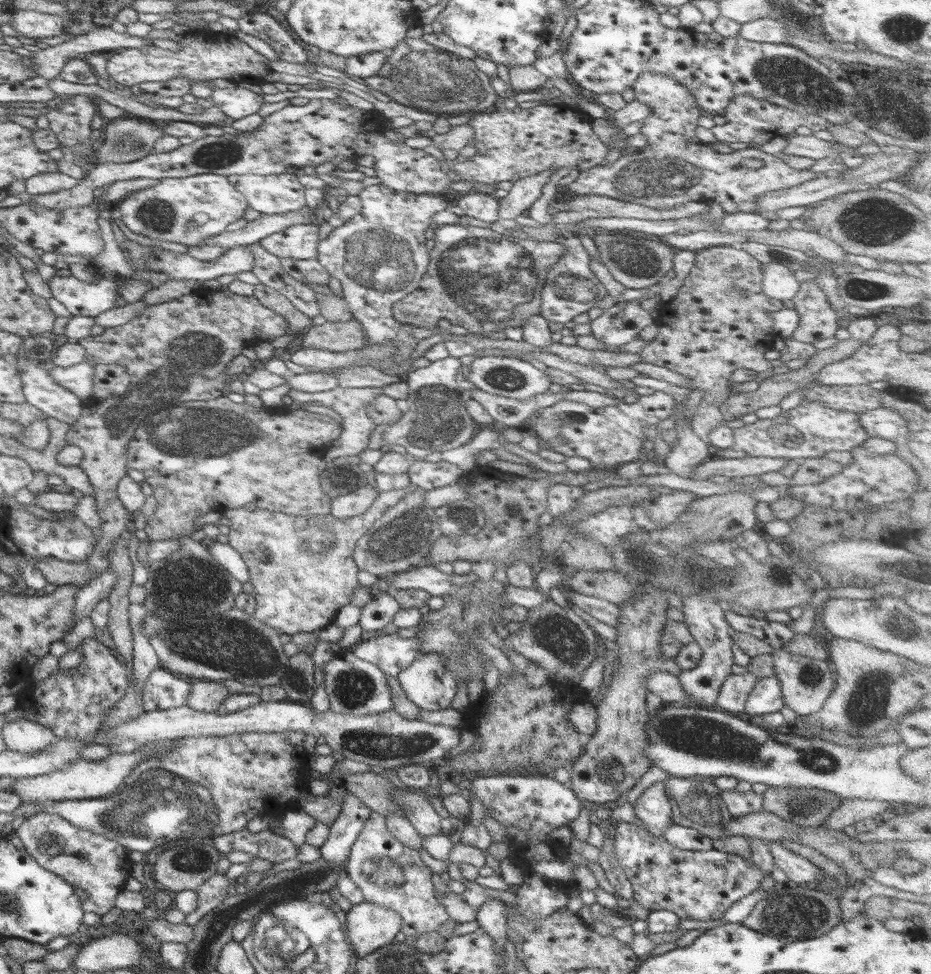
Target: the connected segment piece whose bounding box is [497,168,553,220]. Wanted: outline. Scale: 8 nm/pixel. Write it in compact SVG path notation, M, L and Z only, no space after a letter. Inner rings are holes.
M551 168L541 170L533 176L515 180L511 188L507 191L507 195L498 199L499 209L497 209L498 220L512 220L515 216L519 216L529 206L539 198L541 187L549 180L549 176L553 173Z

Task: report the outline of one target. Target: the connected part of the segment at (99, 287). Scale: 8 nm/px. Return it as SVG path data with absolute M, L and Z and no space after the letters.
M54 275L48 281L51 297L65 307L70 317L95 319L101 312L115 308L113 303L117 297L116 281L124 282L128 278L116 280L94 275L95 280L90 284L76 280L71 275L66 278Z

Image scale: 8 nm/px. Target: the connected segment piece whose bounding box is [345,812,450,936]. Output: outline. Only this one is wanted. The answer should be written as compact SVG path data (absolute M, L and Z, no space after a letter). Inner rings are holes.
M371 812L369 818L364 820L363 828L359 830L357 838L350 849L350 854L346 862L345 872L351 882L362 892L365 902L371 902L375 906L383 906L387 910L397 912L401 918L400 931L405 935L416 936L433 932L443 922L449 922L449 915L441 901L437 900L433 894L431 871L421 862L418 851L402 846L394 837L387 832L385 818L377 812Z

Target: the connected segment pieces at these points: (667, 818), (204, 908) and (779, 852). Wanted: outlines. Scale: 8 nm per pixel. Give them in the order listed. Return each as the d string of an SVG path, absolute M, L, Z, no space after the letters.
M664 782L652 783L635 800L633 810L635 818L641 822L641 828L651 837L662 838L665 828L671 825L673 811L664 792Z
M215 873L211 878L207 878L197 890L197 906L193 912L184 915L183 923L193 926L207 911L217 908L221 900L227 896L229 880L224 874Z
M775 841L769 842L768 850L774 861L774 866L781 869L788 881L795 885L811 887L819 884L817 877L821 870L810 864L805 858L786 850L784 846L776 844Z

